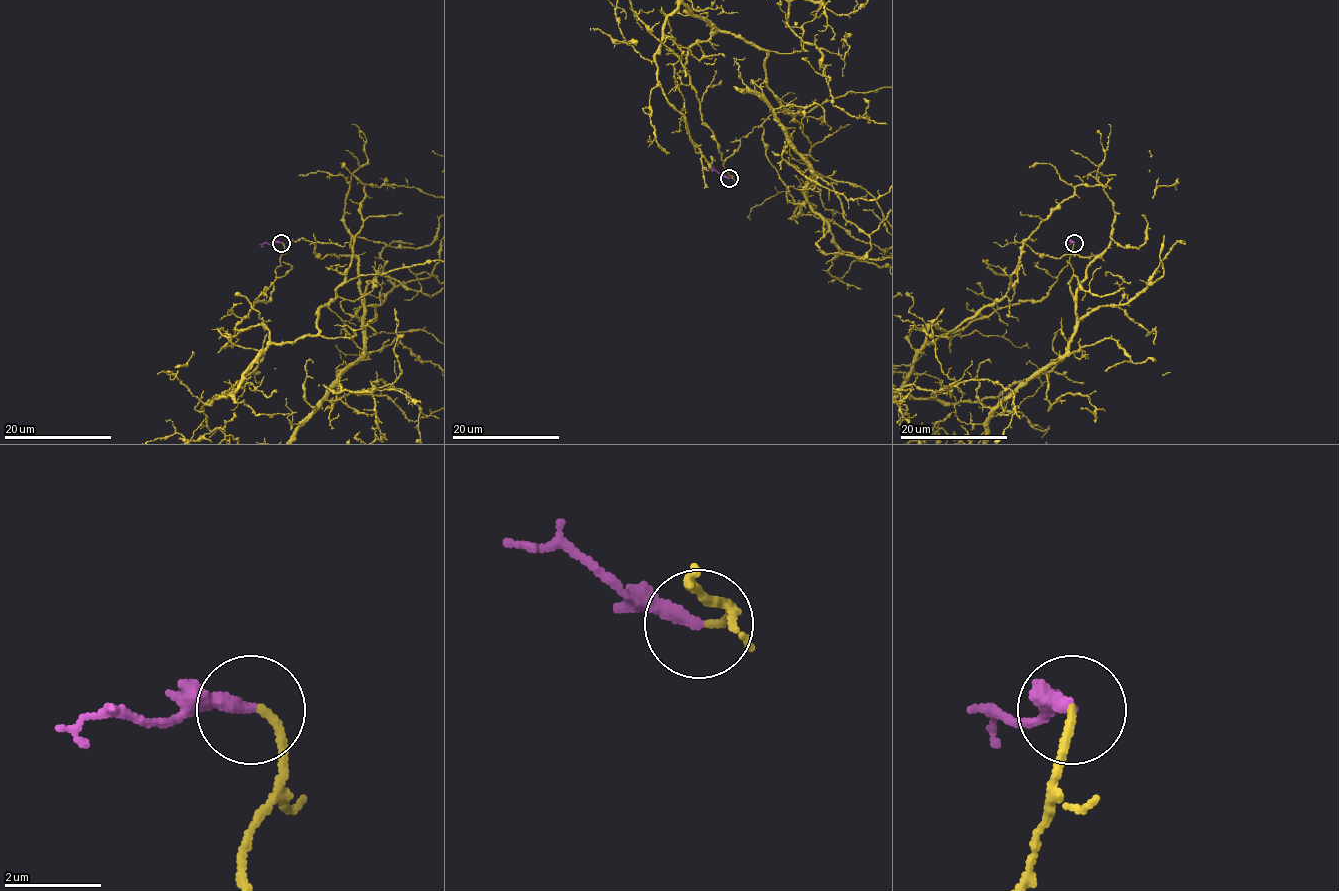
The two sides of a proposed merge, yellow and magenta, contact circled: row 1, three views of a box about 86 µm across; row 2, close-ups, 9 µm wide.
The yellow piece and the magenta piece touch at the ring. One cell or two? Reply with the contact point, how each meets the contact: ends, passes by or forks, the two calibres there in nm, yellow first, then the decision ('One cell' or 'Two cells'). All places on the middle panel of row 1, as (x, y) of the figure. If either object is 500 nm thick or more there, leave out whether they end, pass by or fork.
Place: (729, 178). At the ring yellow ends. At the ring magenta ends. Thickness 160 nm (yellow) against 300 nm. One cell

